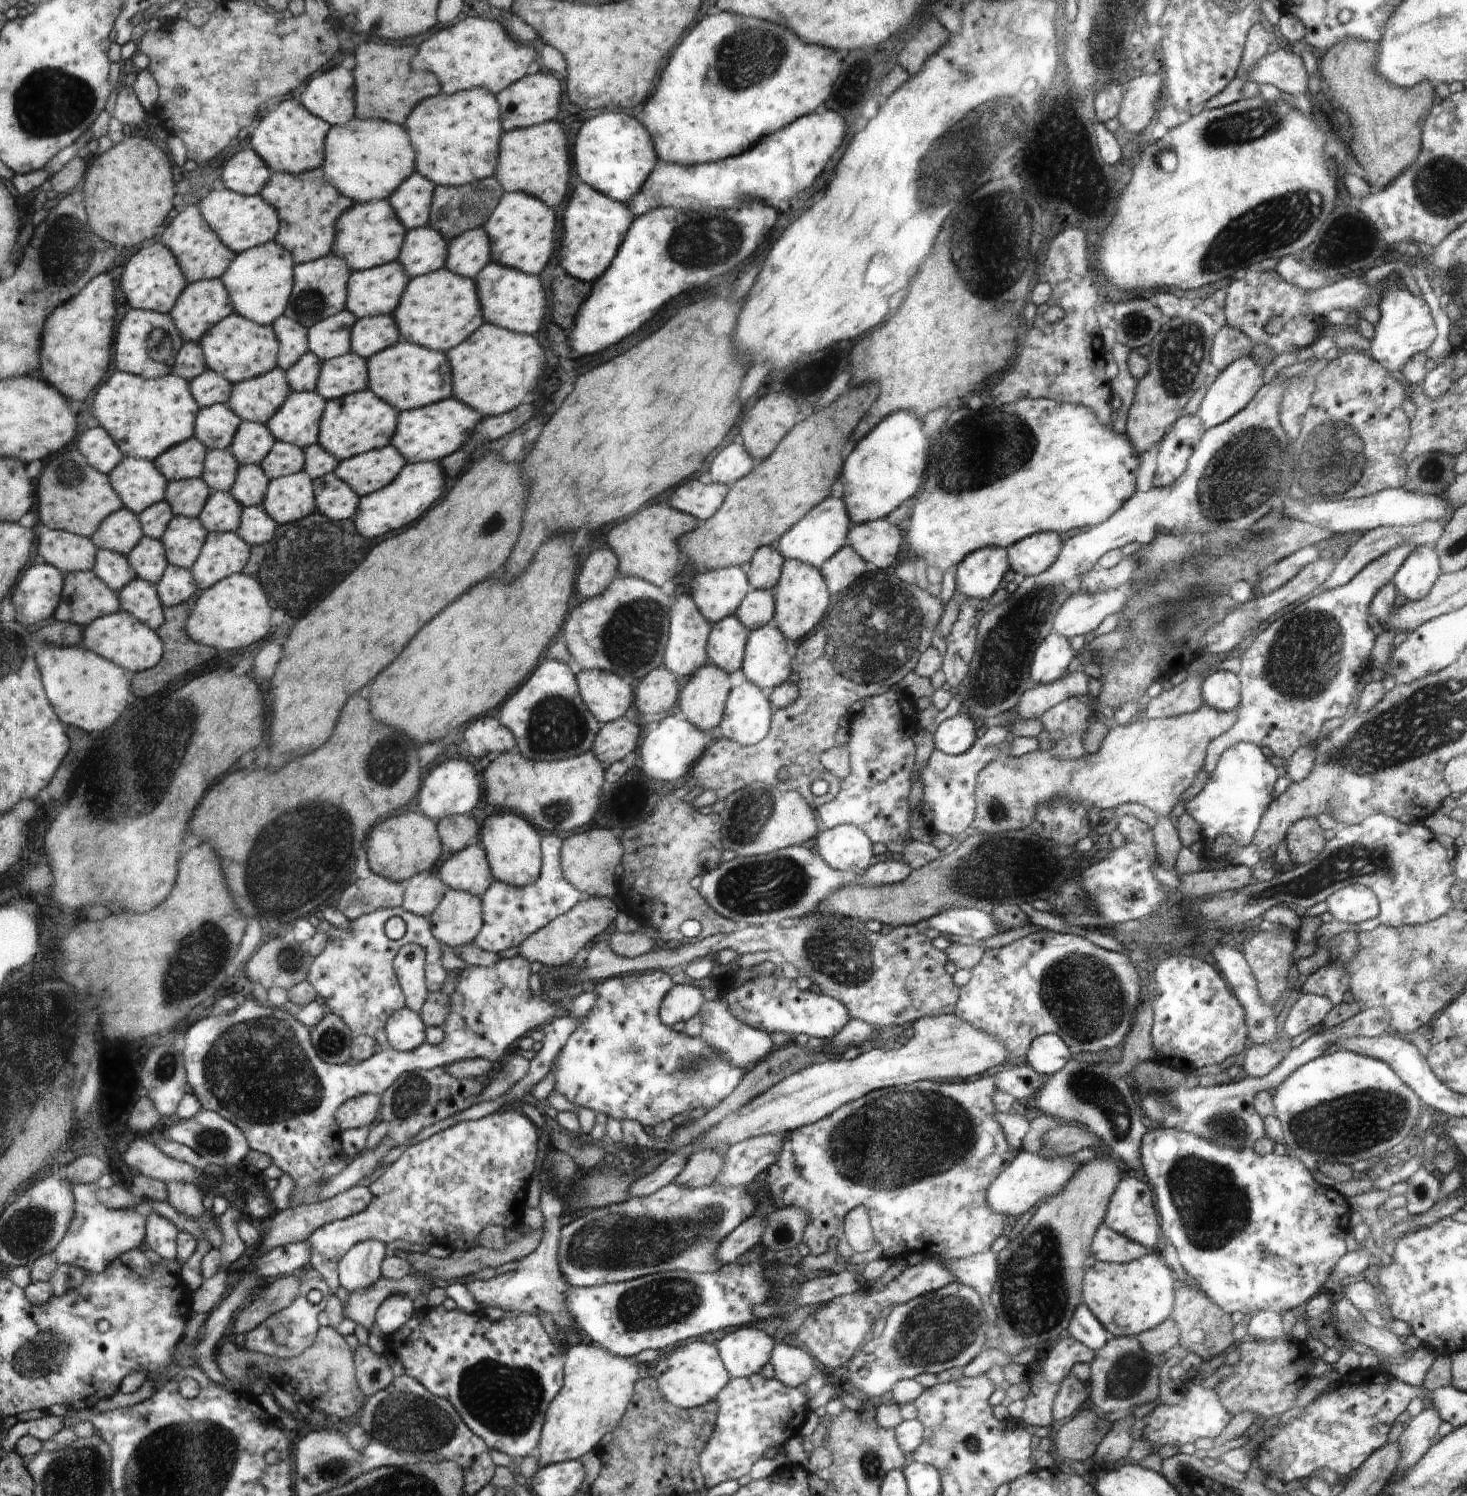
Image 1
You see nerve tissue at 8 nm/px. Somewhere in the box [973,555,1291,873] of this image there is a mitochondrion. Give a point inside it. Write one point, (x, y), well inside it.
(1161, 622)

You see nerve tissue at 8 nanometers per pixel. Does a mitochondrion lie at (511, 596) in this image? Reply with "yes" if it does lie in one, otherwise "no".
no

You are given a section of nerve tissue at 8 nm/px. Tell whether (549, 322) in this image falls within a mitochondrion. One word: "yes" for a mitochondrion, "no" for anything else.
no

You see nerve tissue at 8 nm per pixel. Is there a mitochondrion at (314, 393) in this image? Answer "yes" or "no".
no

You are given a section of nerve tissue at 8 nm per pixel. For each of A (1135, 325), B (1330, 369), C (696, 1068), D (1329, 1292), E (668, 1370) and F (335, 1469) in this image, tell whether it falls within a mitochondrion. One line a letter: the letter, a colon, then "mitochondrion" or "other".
A: mitochondrion
B: other
C: mitochondrion
D: other
E: other
F: mitochondrion

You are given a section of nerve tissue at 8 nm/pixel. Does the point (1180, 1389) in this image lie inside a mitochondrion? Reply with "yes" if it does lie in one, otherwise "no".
no

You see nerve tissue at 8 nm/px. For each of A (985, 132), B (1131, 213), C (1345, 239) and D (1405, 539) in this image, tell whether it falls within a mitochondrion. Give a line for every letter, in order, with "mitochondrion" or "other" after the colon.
A: mitochondrion
B: other
C: mitochondrion
D: other

